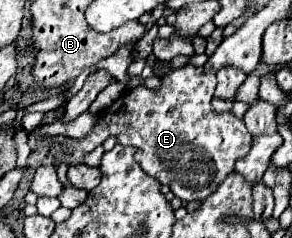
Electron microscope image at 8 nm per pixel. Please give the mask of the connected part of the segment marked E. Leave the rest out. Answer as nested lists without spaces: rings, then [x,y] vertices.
[[[186,65],[166,77],[160,79],[160,87],[158,89],[148,89],[146,85],[134,87],[134,89],[126,89],[122,91],[122,95],[104,111],[98,113],[98,121],[92,127],[92,131],[84,137],[84,139],[70,139],[70,137],[44,137],[44,141],[48,145],[58,143],[62,147],[62,153],[58,155],[56,165],[66,163],[66,165],[78,165],[84,161],[84,157],[94,151],[98,145],[102,145],[110,135],[118,137],[120,145],[132,145],[136,149],[136,161],[140,163],[140,167],[154,177],[156,181],[160,181],[162,185],[168,185],[170,191],[182,199],[182,201],[202,201],[208,195],[212,195],[218,189],[218,183],[222,183],[222,179],[226,179],[228,173],[234,171],[234,163],[236,159],[240,159],[242,155],[246,155],[246,151],[250,151],[250,133],[244,125],[242,119],[234,117],[232,111],[226,113],[214,113],[210,101],[214,97],[214,87],[216,87],[216,75],[212,71],[204,71],[202,67],[194,67],[194,65]]]

